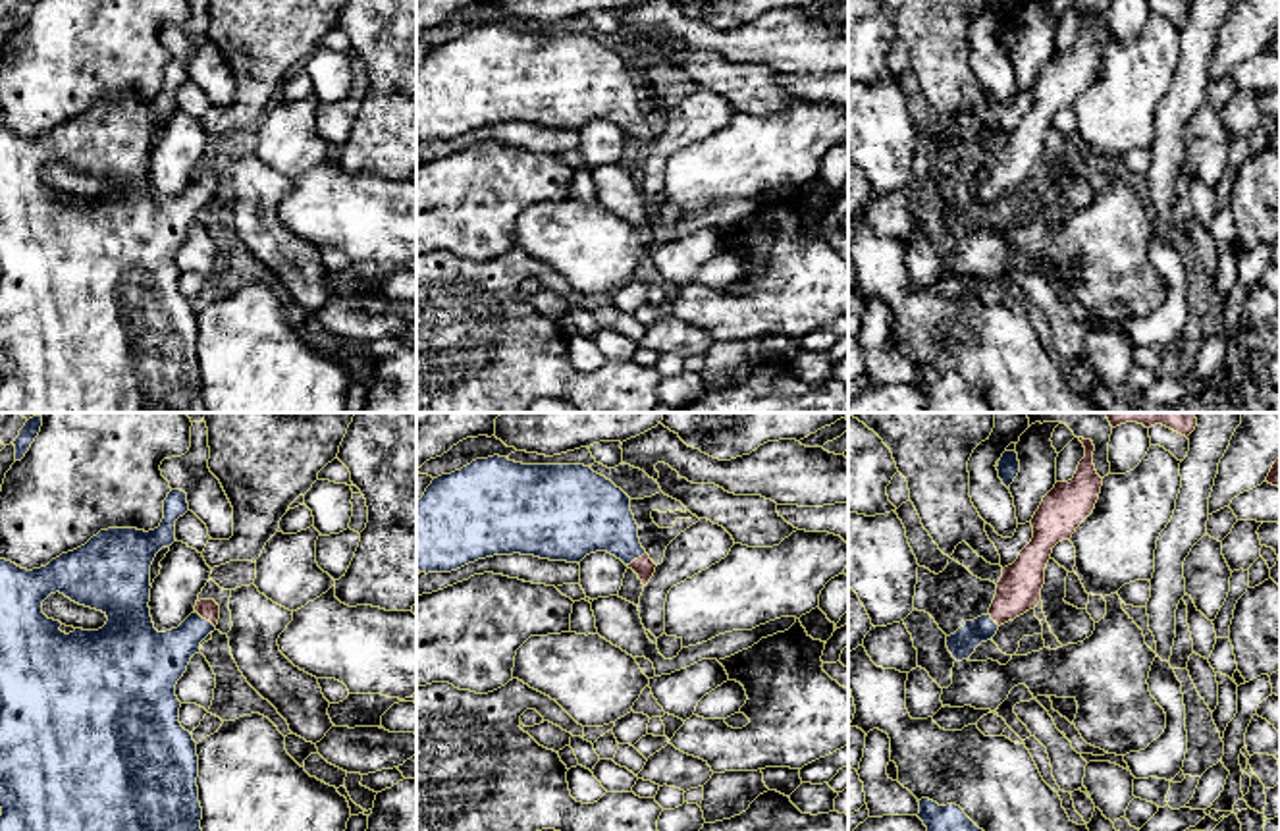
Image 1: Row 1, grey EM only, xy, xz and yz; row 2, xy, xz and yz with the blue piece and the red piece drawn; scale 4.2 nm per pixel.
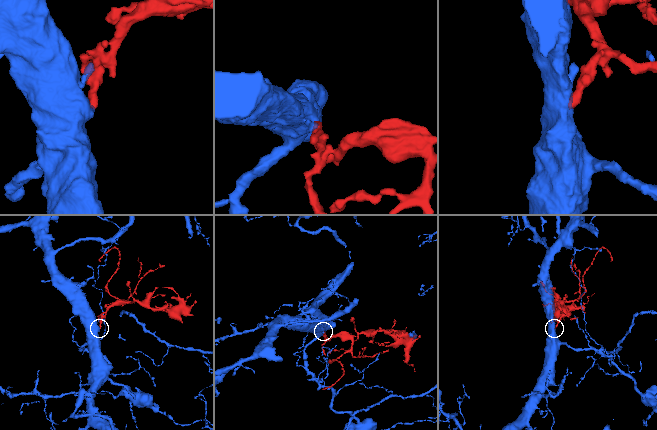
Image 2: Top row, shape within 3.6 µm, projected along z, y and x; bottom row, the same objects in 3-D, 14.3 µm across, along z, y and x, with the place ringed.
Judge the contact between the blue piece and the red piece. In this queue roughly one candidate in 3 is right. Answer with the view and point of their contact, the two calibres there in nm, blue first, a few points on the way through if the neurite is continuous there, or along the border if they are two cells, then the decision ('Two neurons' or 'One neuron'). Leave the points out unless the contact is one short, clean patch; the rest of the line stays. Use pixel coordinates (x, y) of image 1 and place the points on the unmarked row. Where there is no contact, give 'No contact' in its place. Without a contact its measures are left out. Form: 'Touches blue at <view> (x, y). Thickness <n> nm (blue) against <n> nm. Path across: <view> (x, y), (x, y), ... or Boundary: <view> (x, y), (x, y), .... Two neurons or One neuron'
Touches blue at xy (205, 187). Thickness 220 nm (blue) against 90 nm. Path across: xy (159, 226), (178, 214), (205, 187), (209, 178). One neuron

